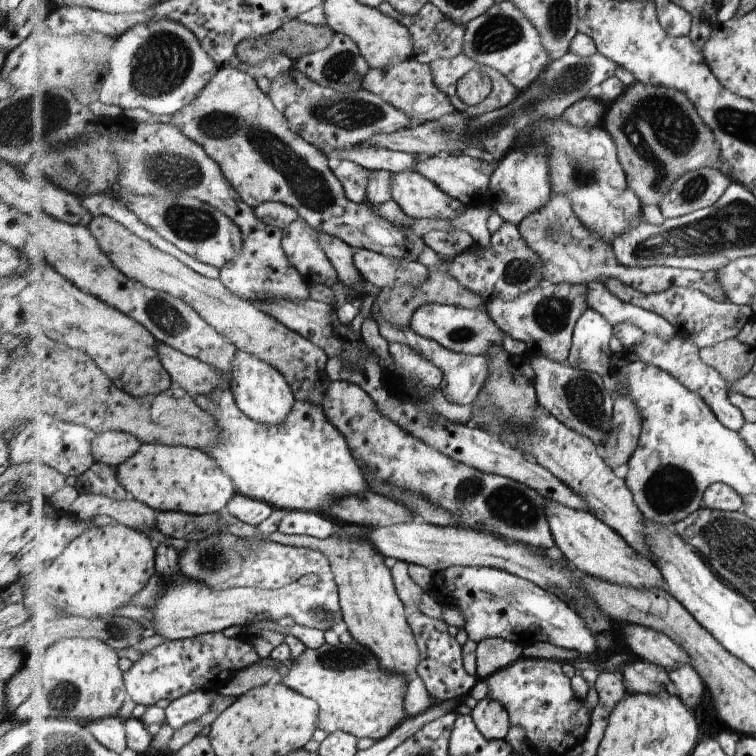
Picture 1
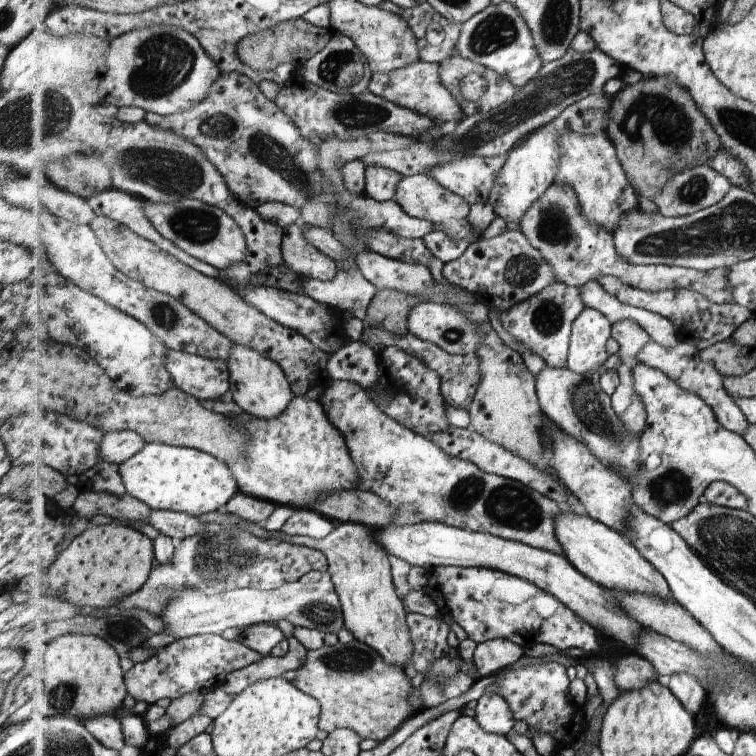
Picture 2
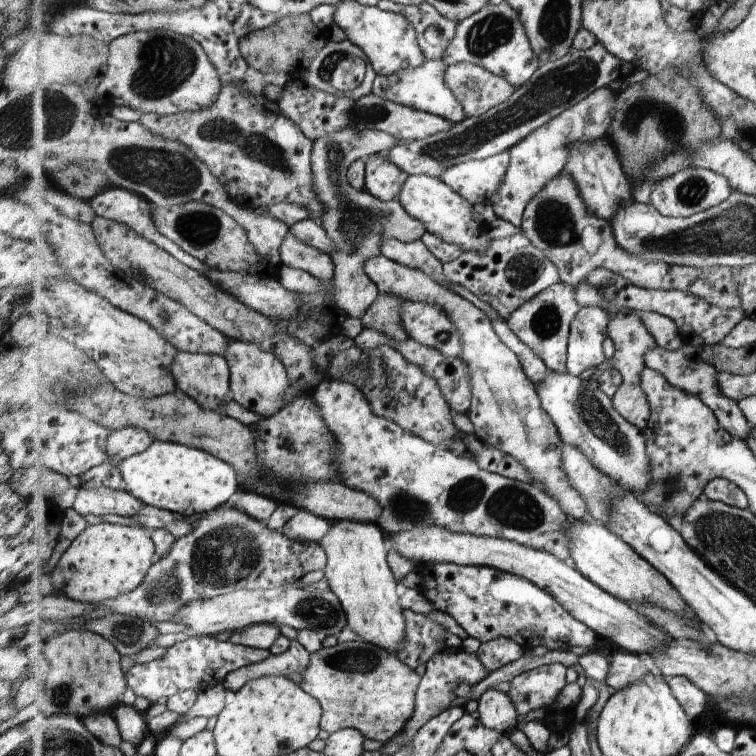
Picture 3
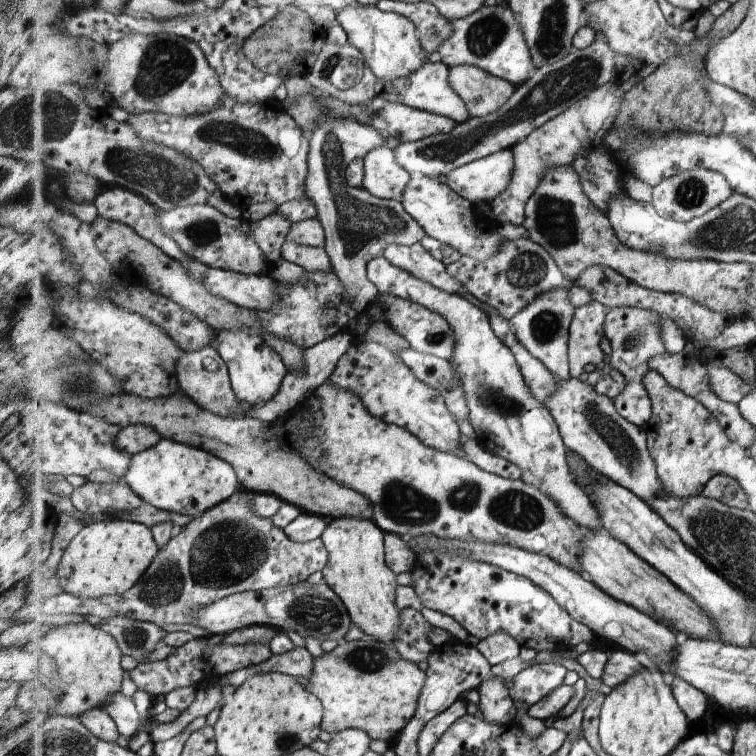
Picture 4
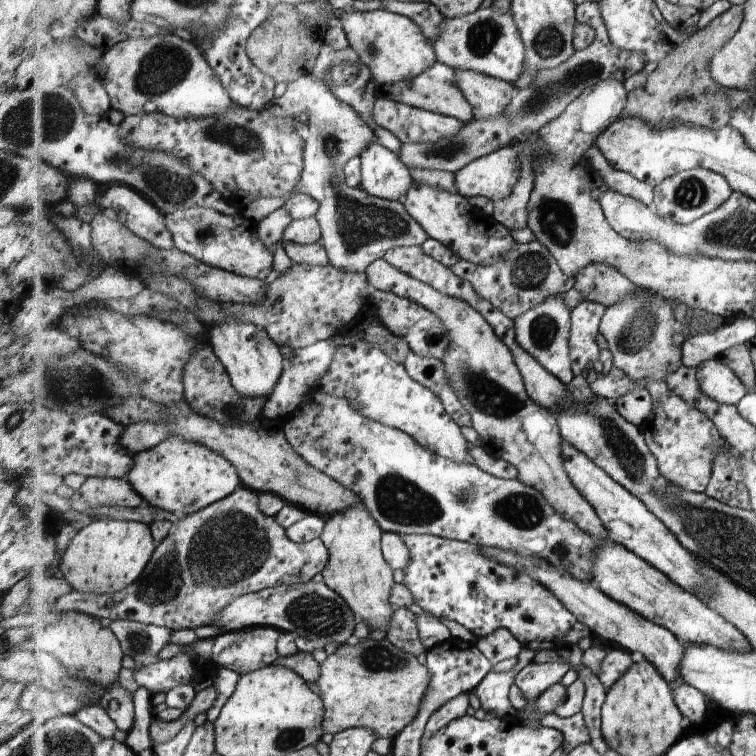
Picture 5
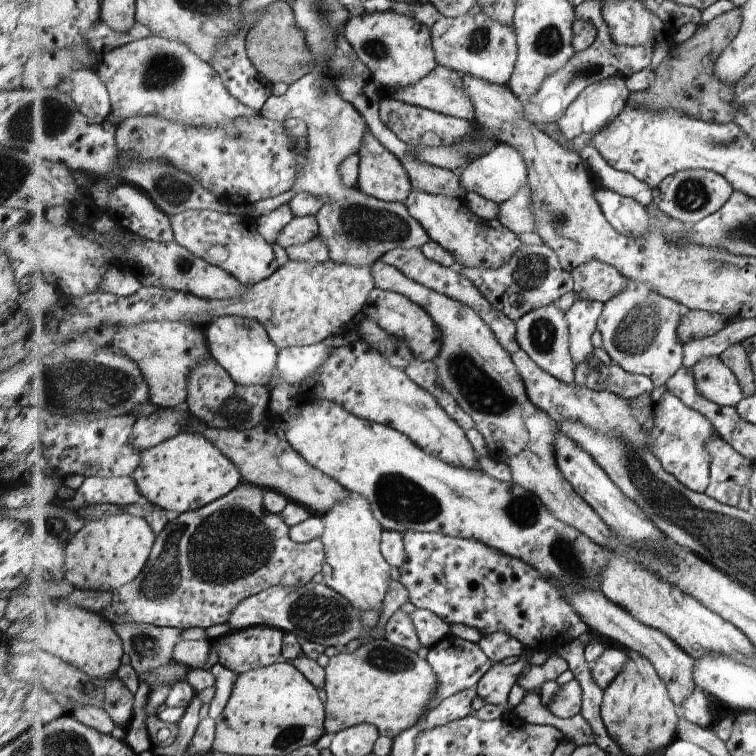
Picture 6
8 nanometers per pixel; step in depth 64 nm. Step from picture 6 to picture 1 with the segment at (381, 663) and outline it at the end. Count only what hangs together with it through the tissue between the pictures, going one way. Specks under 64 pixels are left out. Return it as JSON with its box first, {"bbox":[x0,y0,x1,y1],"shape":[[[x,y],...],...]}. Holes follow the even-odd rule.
{"bbox":[282,640,408,742],"shape":[[[354,640],[349,644],[307,648],[293,660],[289,673],[282,681],[319,704],[317,726],[325,734],[345,730],[357,738],[369,738],[375,742],[388,736],[407,719],[405,700],[408,680],[401,674],[383,670],[379,658]]]}

